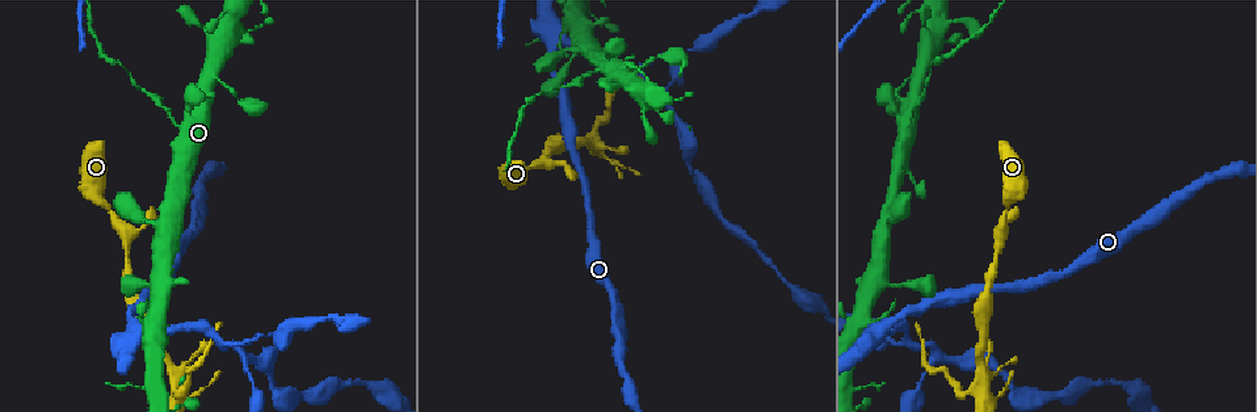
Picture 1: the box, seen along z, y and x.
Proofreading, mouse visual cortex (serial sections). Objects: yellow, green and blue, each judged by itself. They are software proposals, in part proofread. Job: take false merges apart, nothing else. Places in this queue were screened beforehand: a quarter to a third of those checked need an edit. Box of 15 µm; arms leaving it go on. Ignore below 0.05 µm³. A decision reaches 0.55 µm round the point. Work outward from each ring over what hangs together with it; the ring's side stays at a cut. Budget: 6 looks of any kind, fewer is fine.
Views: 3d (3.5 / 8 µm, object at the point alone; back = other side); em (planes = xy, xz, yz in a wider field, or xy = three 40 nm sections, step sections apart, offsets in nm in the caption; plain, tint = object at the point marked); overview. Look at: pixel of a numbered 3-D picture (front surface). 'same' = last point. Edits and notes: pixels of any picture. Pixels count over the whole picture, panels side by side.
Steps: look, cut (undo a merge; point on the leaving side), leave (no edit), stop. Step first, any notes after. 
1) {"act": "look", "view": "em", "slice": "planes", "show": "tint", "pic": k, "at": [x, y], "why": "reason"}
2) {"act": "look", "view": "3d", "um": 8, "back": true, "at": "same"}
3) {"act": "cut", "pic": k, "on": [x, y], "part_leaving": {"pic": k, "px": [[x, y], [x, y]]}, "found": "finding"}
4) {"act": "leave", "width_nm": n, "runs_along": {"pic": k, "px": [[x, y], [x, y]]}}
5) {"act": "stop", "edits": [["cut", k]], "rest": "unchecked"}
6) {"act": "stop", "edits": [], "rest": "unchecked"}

{"act": "look", "view": "3d", "um": 3.5, "pic": 1, "at": [594, 71], "why": "a narrow waist"}

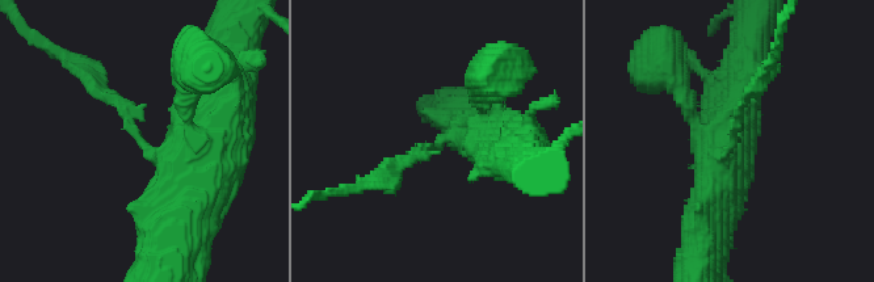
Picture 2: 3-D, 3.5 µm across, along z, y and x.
{"act": "look", "view": "em", "slice": "xy", "step": 5, "show": "plain", "pic": 2, "at": [429, 151]}

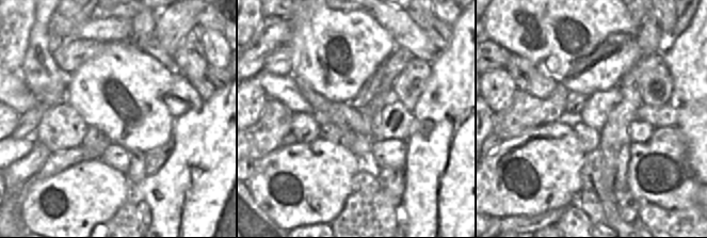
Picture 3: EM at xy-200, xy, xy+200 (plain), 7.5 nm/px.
{"act": "look", "view": "em", "slice": "xy", "step": 5, "show": "tint", "at": "same", "why": "where the object lies"}

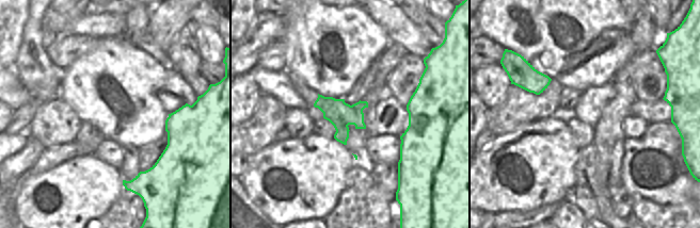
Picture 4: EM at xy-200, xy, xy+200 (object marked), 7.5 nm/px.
{"act": "cut", "pic": 2, "on": [118, 101], "part_leaving": {"pic": 2, "px": [[139, 139], [124, 110], [54, 50]]}, "found": "a second cell is stuck on"}

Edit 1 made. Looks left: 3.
{"act": "look", "view": "3d", "um": 3.5, "pic": 1, "at": [908, 338], "why": "three-way junction"}

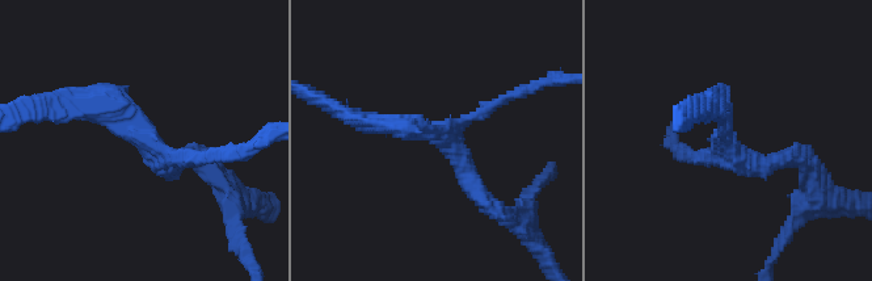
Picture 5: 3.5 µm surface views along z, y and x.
{"act": "look", "view": "em", "slice": "xy", "step": 5, "show": "tint", "pic": 5, "at": [444, 137], "arms": 3, "arm_widths_nm": [150, 200, 250]}

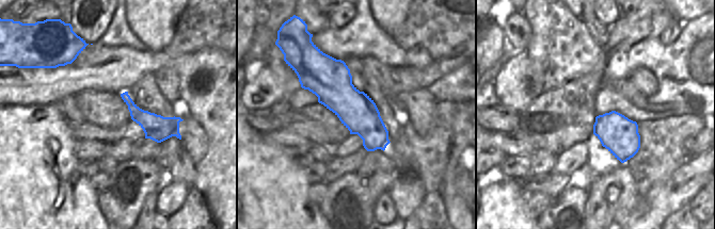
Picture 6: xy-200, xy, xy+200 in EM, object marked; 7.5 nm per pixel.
{"act": "leave", "runs_along": {"pic": 5, "px": [[373, 122], [441, 133], [489, 204]]}, "found": "one cell here"}

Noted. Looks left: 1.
{"act": "stop", "edits": [["cut", 2]], "rest": "unchecked"}

